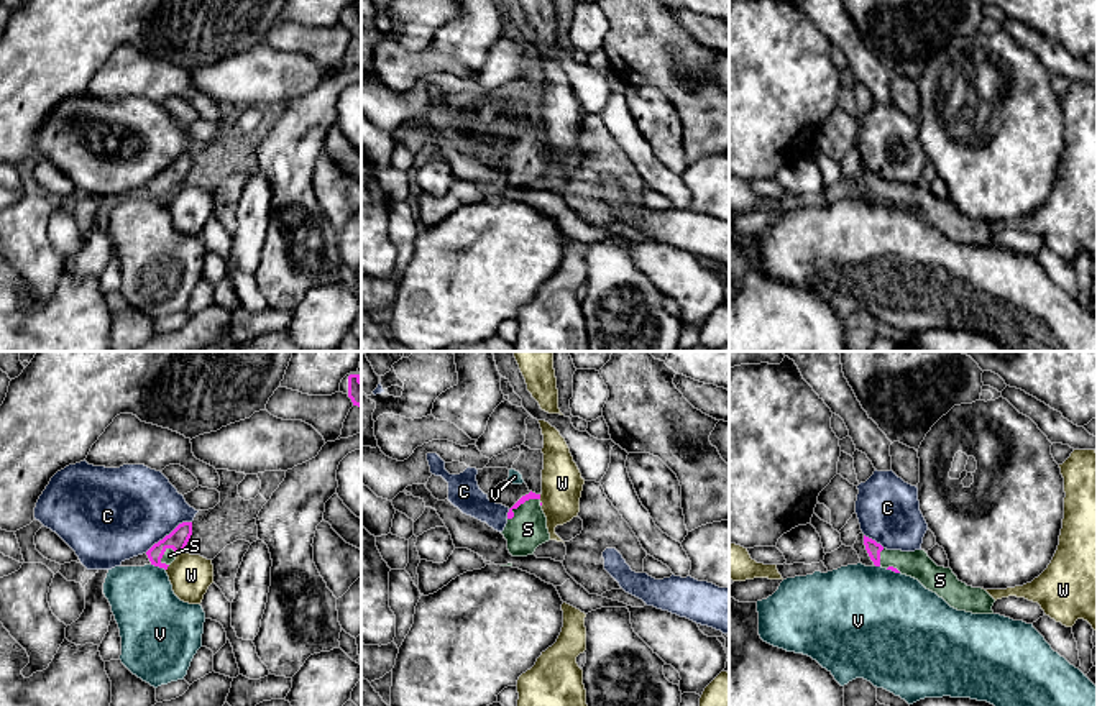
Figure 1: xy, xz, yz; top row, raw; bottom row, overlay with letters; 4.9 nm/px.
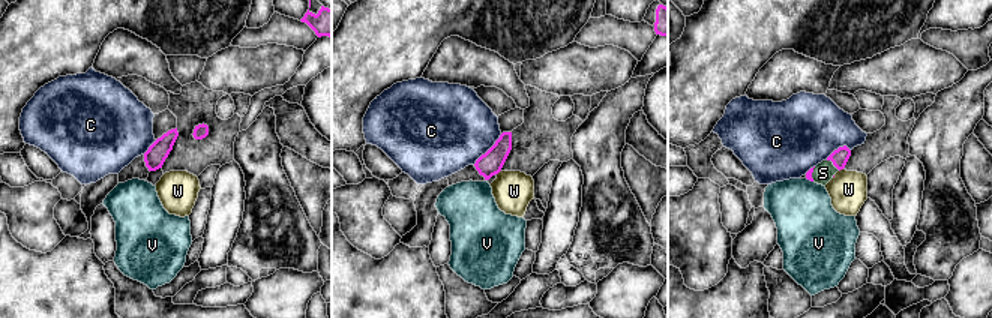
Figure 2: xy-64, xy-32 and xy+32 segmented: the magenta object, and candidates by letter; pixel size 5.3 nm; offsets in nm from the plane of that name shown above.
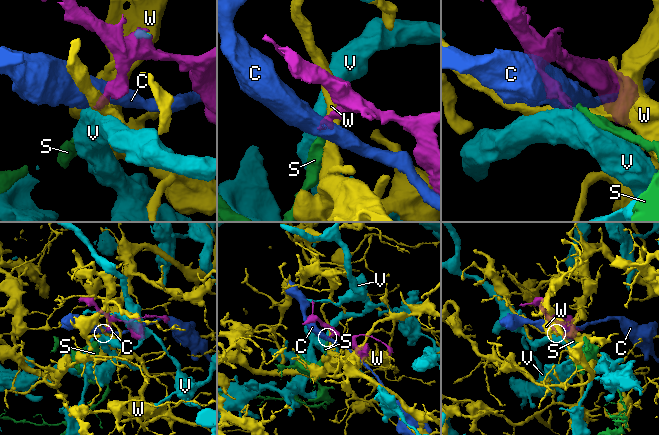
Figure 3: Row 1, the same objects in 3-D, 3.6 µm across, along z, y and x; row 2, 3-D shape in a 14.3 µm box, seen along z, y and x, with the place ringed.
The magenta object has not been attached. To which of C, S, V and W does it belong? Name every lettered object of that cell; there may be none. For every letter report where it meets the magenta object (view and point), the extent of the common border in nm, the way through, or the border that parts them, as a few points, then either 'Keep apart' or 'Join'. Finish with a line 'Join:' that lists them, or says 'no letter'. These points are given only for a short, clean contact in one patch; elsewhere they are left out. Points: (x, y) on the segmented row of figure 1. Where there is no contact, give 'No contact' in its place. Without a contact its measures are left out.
C: Touches magenta at xy (169, 534). Shared border 280 nm. Keep apart
S: Touches magenta at xz (521, 503). Shared border 190 nm. Path across: xz (531, 495), (521, 503), (527, 529). Join
V: Touches magenta at xy (158, 565). Shared border 80 nm. Boundary: xy (151, 563), (165, 570). Keep apart
W: Touches magenta at xy (166, 568). Shared border 40 nm. Boundary: xy (169, 565), (166, 570). Keep apart
Join: S

